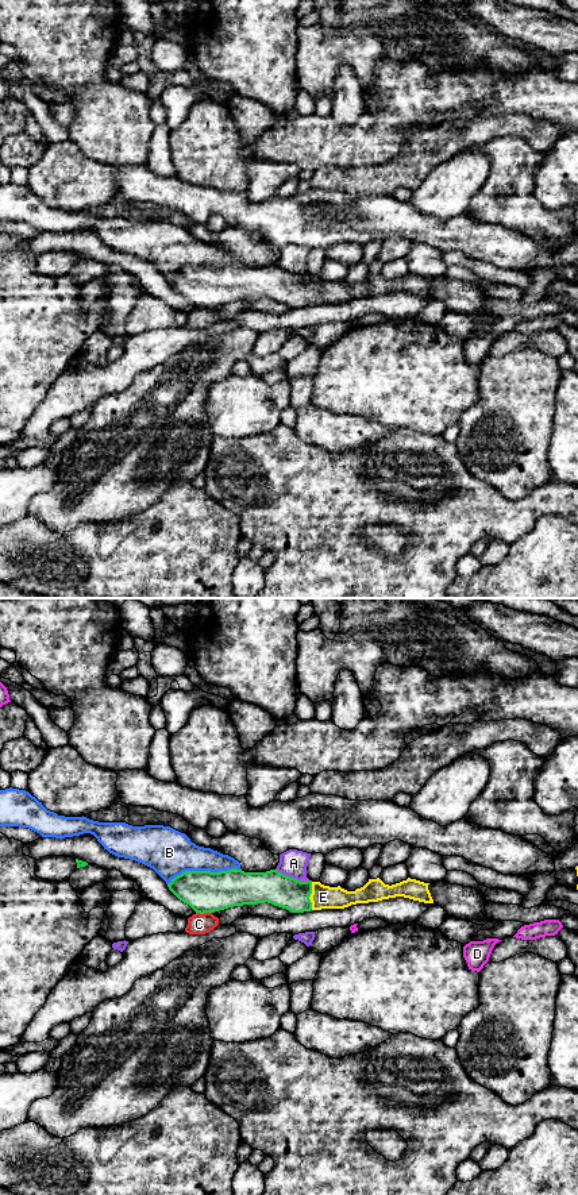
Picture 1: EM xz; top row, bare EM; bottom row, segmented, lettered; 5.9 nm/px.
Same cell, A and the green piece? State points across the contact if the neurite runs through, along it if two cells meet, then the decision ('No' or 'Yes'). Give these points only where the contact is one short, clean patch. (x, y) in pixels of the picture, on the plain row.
Boundary: xz (276, 263), (300, 276). No

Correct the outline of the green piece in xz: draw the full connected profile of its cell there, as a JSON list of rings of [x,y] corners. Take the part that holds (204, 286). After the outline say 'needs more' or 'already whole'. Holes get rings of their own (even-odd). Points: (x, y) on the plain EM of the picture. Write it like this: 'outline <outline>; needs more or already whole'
outline [[[238,263],[211,267],[185,266],[172,274],[169,285],[196,308],[215,308],[232,301],[271,298],[304,308],[321,304],[344,304],[357,298],[378,297],[404,292],[434,298],[429,278],[408,273],[396,280],[385,280],[379,273],[355,286],[324,281],[320,277],[297,275],[277,265],[266,267],[244,267]]]; needs more

